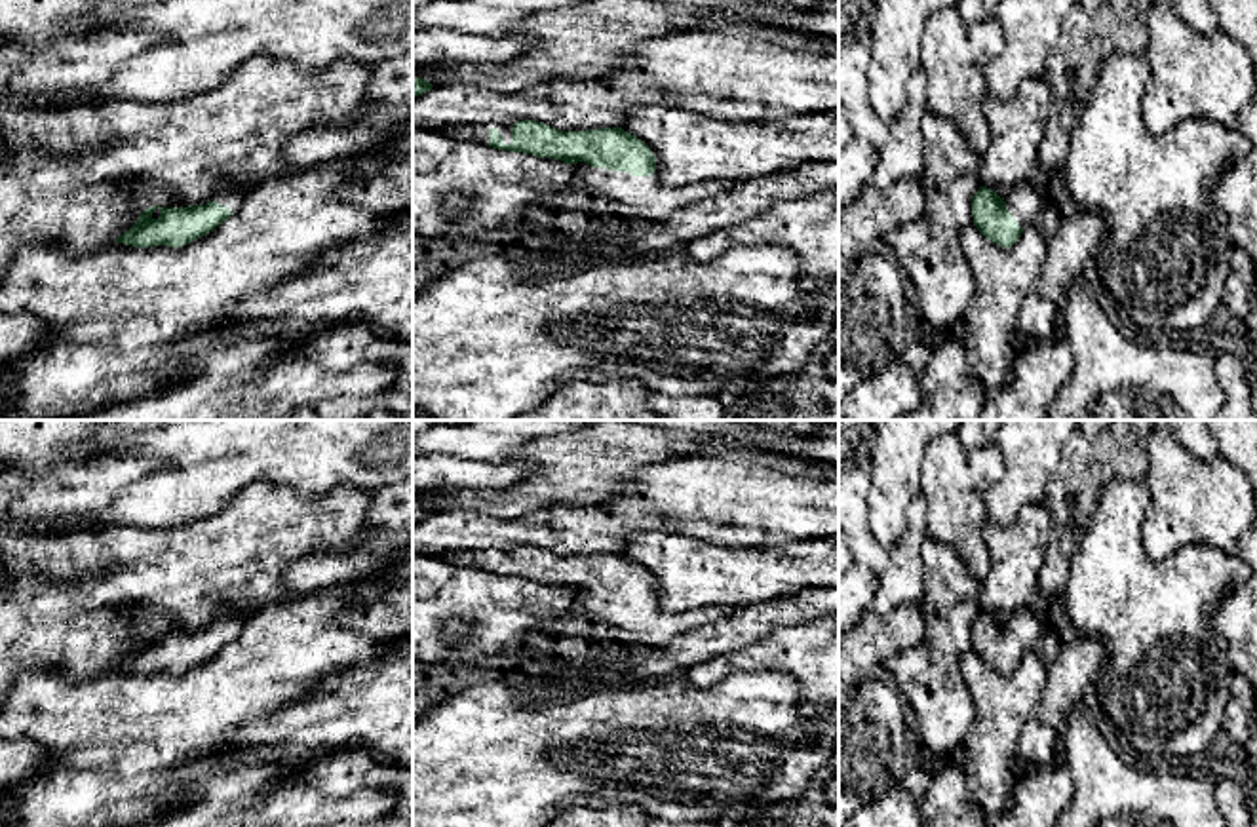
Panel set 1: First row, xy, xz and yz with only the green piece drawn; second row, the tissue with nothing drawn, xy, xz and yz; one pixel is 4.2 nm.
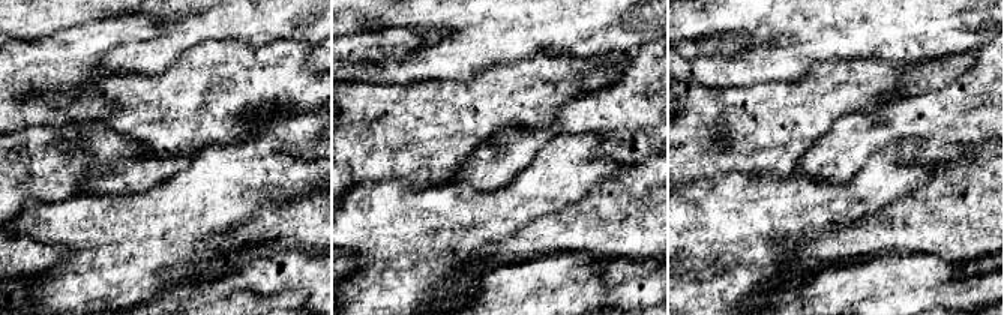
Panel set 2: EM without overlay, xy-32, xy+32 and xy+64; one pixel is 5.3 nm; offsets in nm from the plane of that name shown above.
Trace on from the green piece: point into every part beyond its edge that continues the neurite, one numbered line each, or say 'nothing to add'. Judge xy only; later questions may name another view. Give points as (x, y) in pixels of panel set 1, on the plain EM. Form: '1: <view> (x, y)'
1: xy (232, 624)

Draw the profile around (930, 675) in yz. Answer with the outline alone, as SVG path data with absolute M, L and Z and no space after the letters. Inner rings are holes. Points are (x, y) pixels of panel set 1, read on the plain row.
M926 536L920 548L924 637L888 660L898 690L907 698L922 743L958 757L976 719L962 658L974 650L972 624L979 616L979 580L957 551Z

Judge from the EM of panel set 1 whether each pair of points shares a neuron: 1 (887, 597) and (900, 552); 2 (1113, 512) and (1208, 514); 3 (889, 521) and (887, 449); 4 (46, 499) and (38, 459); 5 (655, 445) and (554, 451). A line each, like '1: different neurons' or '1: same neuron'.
1: same neuron
2: different neurons
3: same neuron
4: different neurons
5: same neuron

